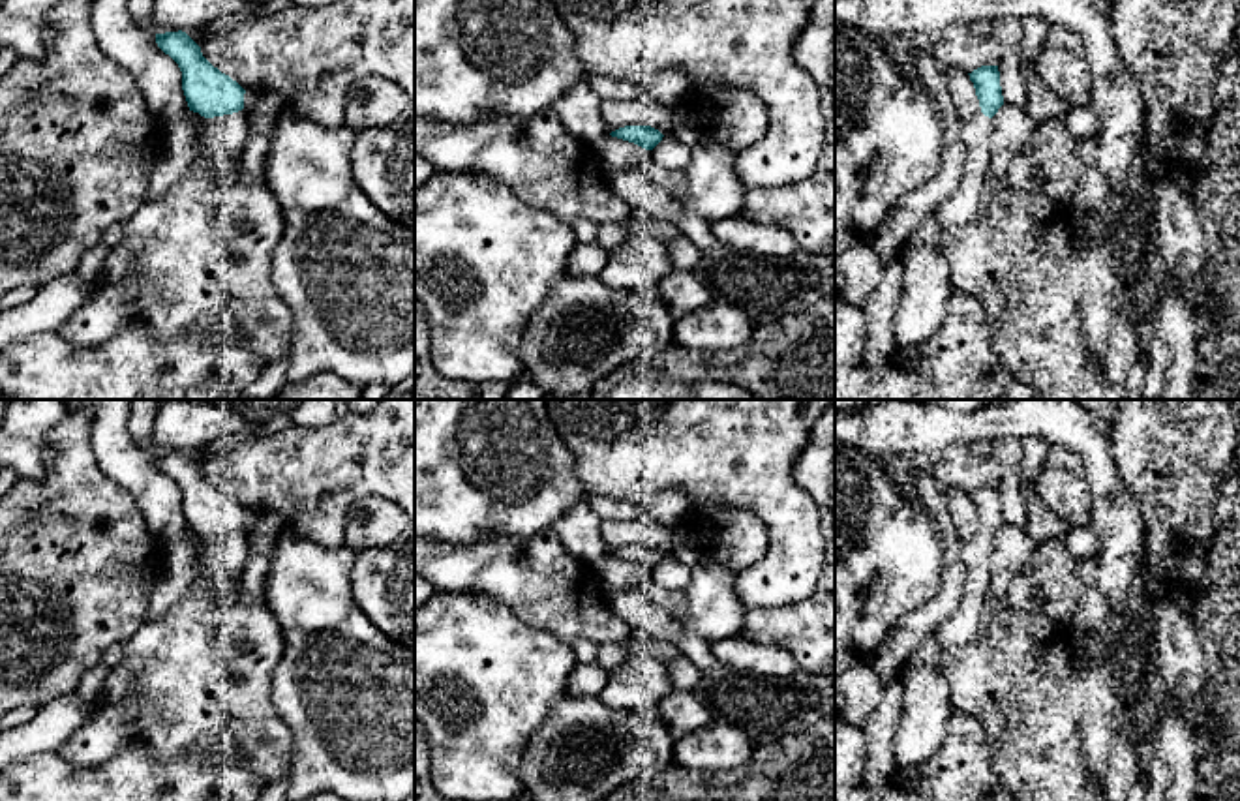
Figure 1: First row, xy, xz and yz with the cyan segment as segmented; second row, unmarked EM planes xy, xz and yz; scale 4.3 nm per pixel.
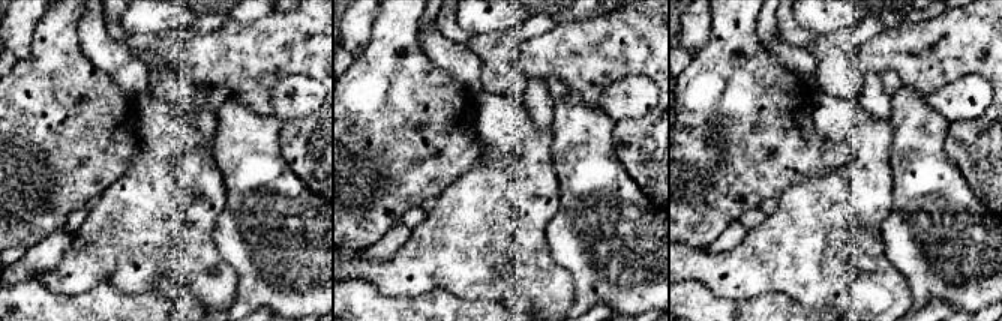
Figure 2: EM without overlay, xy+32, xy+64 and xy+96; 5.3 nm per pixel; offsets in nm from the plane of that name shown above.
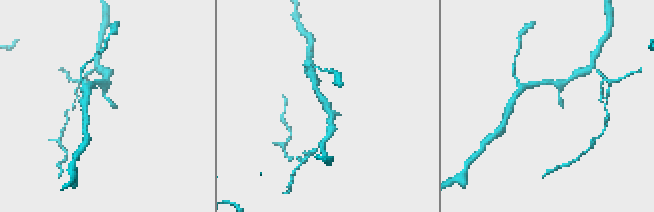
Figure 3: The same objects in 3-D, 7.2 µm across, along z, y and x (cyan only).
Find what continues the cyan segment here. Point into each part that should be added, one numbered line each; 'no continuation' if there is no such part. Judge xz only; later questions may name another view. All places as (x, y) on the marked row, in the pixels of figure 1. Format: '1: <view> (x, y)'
no continuation

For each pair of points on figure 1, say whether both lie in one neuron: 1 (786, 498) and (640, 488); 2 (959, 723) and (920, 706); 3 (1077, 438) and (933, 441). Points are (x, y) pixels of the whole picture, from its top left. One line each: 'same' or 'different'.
1: same
2: different
3: same

